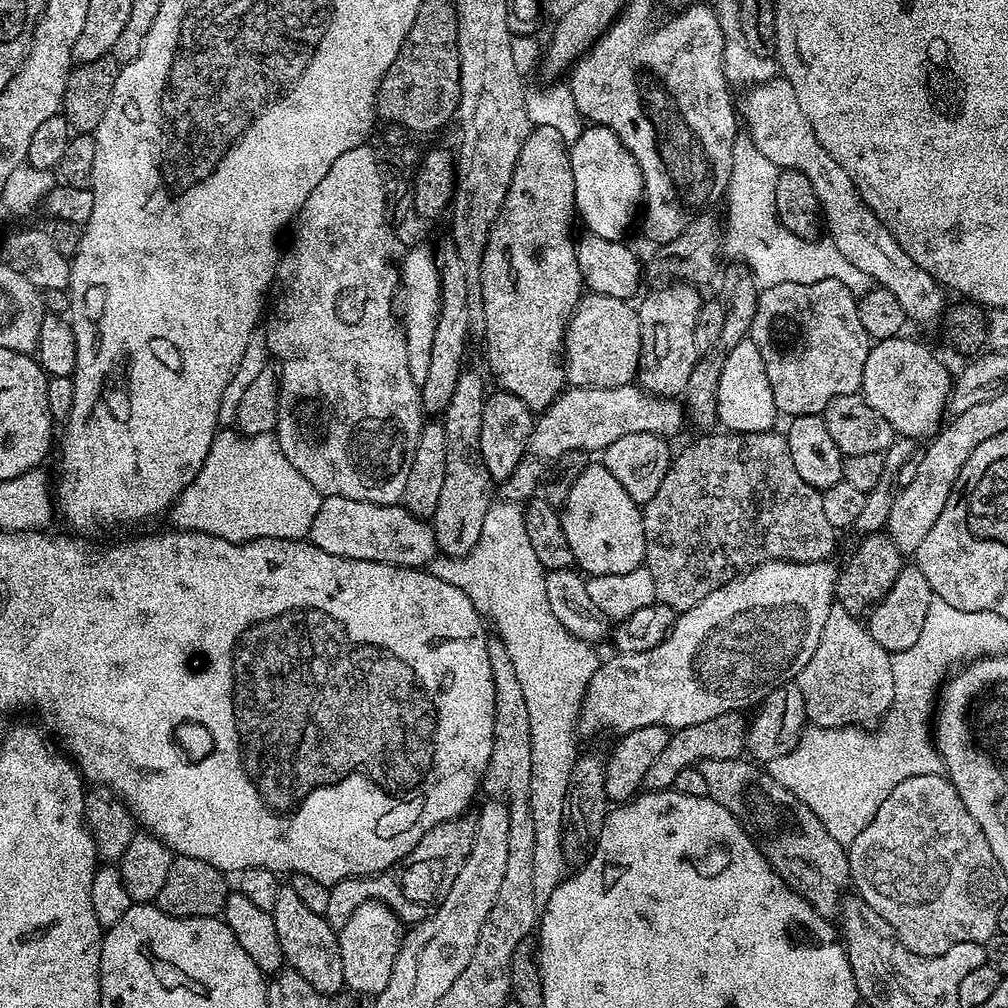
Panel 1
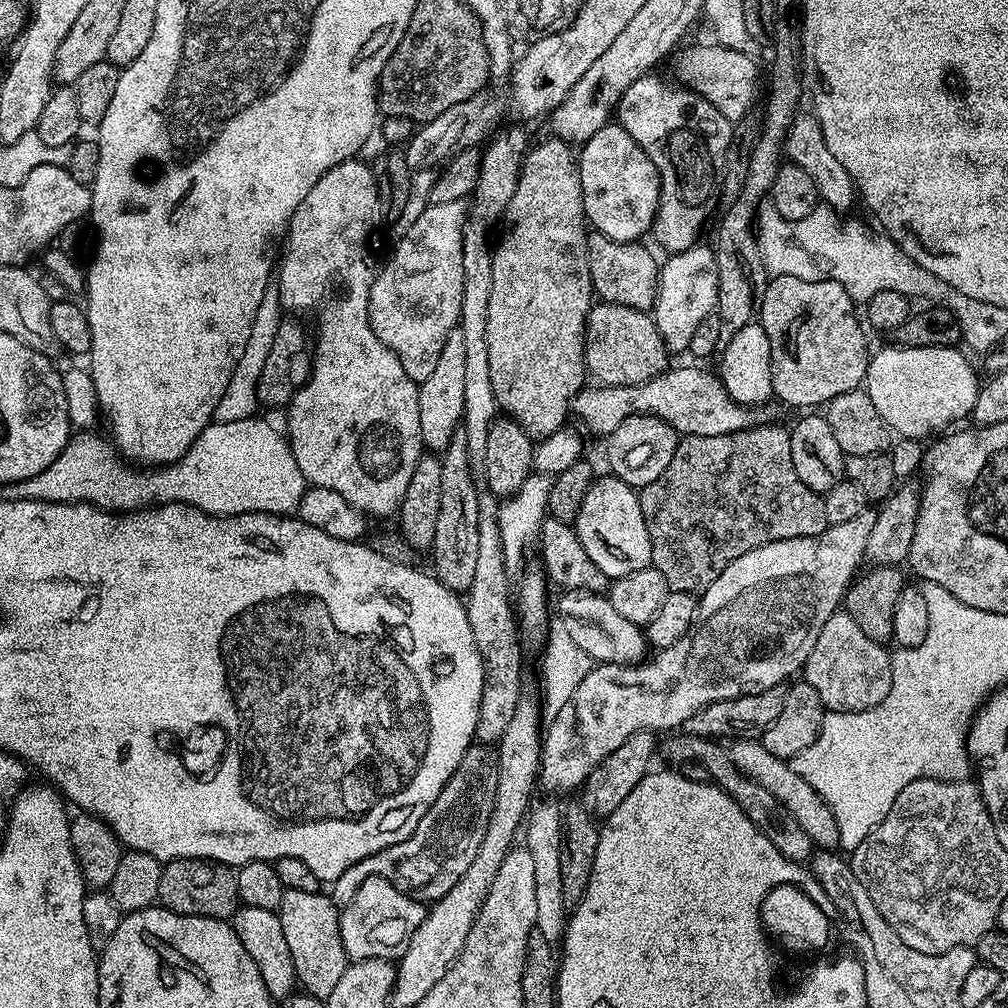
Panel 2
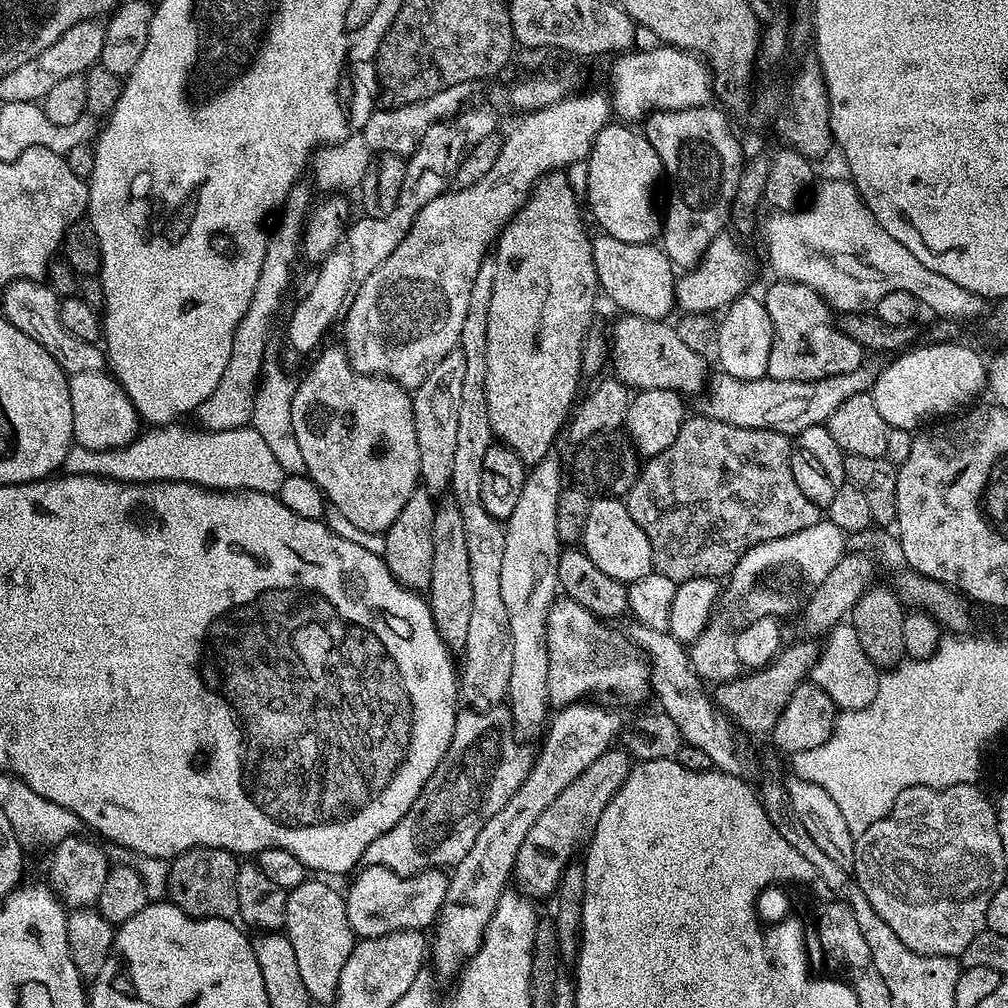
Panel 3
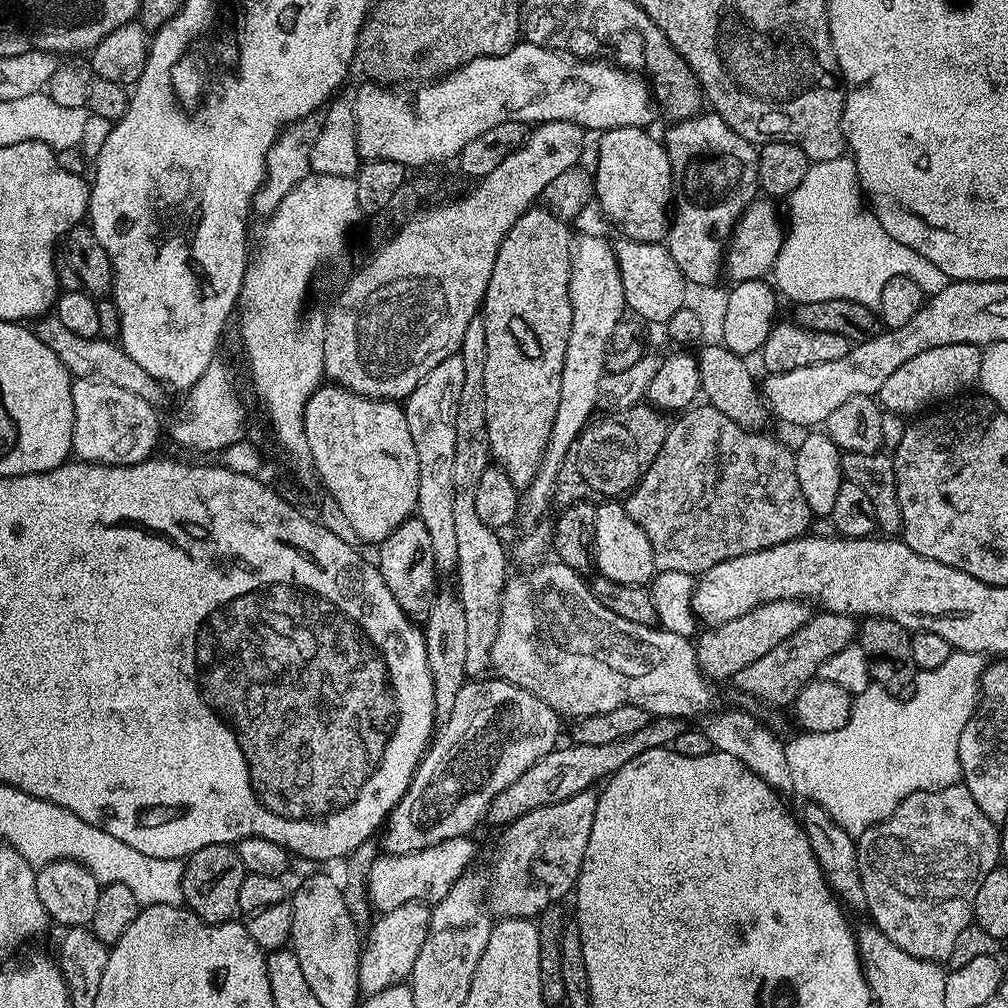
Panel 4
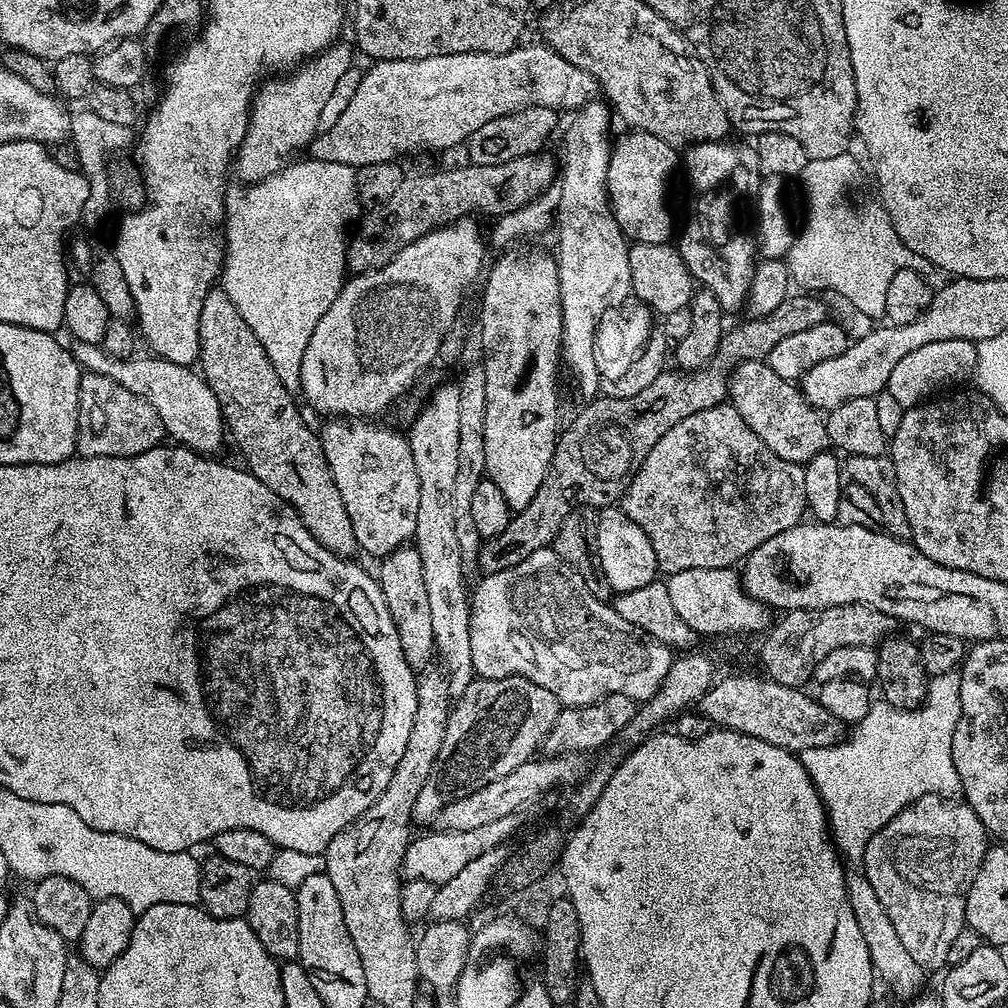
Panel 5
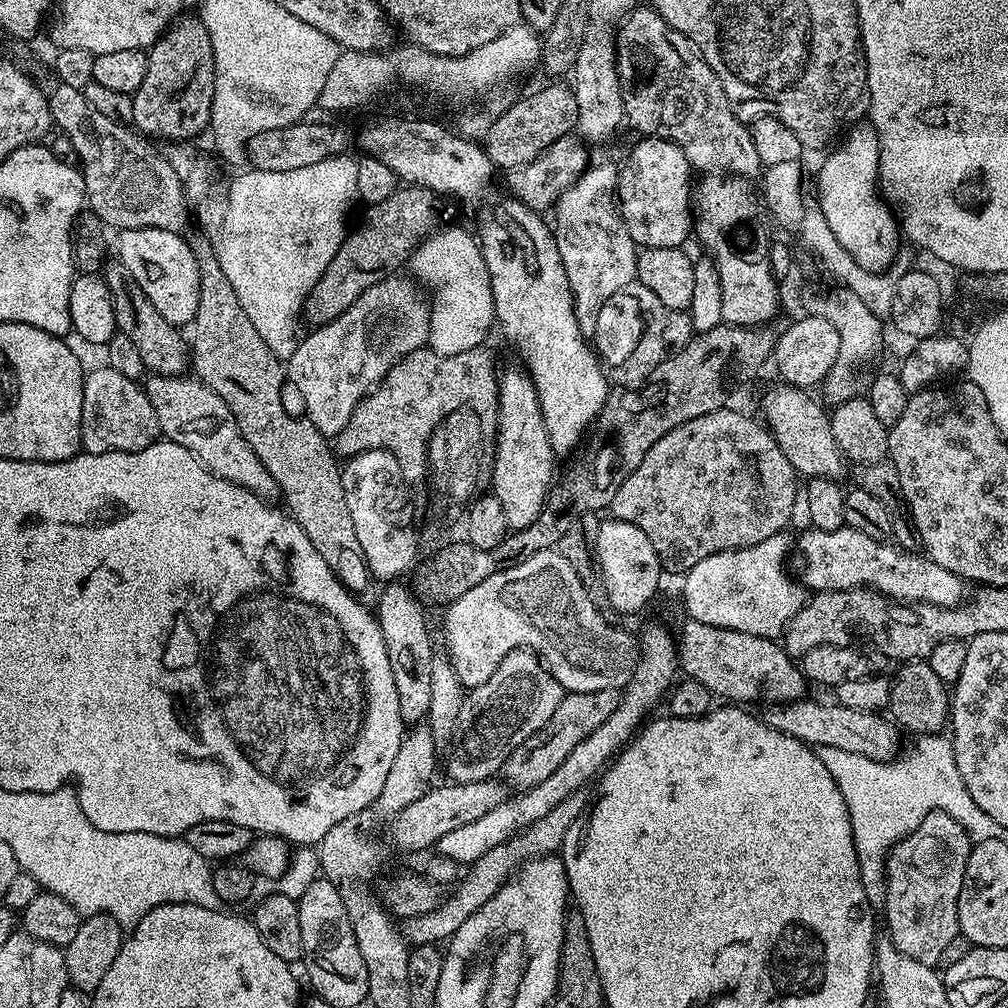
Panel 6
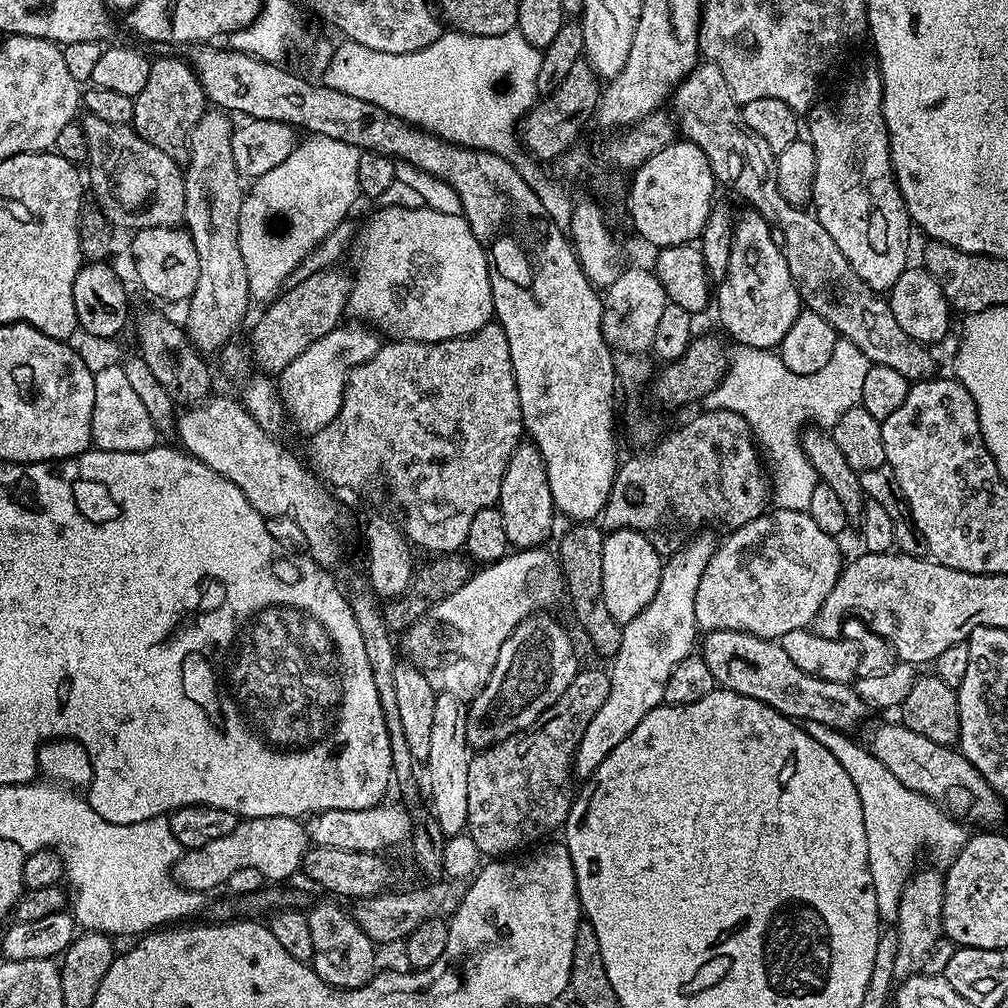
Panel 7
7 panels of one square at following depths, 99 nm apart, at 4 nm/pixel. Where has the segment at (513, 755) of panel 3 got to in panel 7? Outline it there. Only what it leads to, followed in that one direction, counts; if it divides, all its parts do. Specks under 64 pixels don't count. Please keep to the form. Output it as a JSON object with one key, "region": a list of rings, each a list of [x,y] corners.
{"region":[[[536,619],[522,621],[502,642],[486,686],[468,704],[466,738],[472,750],[492,748],[521,735],[574,682],[578,665],[572,657],[572,640],[567,630],[552,620]]]}

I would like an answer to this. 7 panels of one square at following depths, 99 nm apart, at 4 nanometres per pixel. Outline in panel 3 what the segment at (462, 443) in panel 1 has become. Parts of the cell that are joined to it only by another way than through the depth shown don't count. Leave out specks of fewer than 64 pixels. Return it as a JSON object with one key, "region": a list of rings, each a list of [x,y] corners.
{"region":[[[451,498],[445,500],[445,504],[441,503],[434,514],[434,570],[430,570],[430,586],[426,593],[426,599],[428,607],[432,609],[434,626],[438,630],[438,634],[444,639],[445,644],[448,645],[453,653],[460,654],[464,651],[464,647],[466,646],[466,634],[470,630],[470,613],[474,610],[474,590],[470,587],[470,554],[466,551],[466,530],[462,530],[462,510],[458,510],[455,500]]]}

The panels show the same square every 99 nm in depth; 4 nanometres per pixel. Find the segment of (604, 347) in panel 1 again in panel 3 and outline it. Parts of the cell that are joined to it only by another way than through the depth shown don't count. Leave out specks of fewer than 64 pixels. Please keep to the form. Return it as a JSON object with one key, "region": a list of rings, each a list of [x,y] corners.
{"region":[[[627,314],[612,328],[610,336],[610,368],[612,364],[615,378],[632,390],[654,390],[655,388],[675,388],[681,393],[703,393],[710,369],[703,355],[678,338],[675,327],[664,320],[638,318]]]}

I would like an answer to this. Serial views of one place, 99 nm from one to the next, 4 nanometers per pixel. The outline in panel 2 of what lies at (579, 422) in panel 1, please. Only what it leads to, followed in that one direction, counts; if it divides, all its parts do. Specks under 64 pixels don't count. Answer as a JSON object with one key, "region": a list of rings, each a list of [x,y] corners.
{"region":[[[672,366],[644,384],[617,388],[592,387],[596,388],[588,386],[581,390],[573,399],[570,409],[571,415],[580,419],[579,427],[588,436],[590,434],[607,438],[631,416],[656,416],[659,420],[666,420],[681,437],[730,434],[740,432],[743,428],[755,428],[756,425],[769,423],[770,420],[767,407],[748,407],[734,402],[719,375],[712,373],[711,376],[700,368]]]}

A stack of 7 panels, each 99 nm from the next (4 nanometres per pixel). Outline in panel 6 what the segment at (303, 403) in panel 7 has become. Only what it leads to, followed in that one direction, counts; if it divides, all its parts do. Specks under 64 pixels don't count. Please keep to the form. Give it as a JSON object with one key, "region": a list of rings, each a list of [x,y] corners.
{"region":[[[393,274],[379,280],[360,295],[358,302],[354,302],[350,310],[338,314],[338,318],[334,318],[329,324],[313,327],[312,333],[308,337],[305,335],[297,343],[294,354],[286,362],[287,379],[304,399],[303,415],[324,436],[337,436],[346,422],[350,422],[361,400],[384,381],[390,369],[402,358],[406,358],[406,354],[428,344],[428,331],[432,325],[429,297],[415,279],[400,275],[404,274]]]}

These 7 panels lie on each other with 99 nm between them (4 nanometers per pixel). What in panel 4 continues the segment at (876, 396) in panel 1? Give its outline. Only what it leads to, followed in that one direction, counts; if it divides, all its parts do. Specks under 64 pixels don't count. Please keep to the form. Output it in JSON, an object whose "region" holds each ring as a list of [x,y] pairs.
{"region":[[[951,344],[926,350],[926,354],[910,358],[906,366],[898,366],[898,370],[894,370],[890,378],[886,378],[886,383],[878,393],[879,403],[889,412],[909,414],[908,412],[919,413],[927,409],[927,404],[932,399],[947,401],[949,398],[959,397],[963,388],[975,385],[979,381],[981,355],[981,349],[975,344]]]}

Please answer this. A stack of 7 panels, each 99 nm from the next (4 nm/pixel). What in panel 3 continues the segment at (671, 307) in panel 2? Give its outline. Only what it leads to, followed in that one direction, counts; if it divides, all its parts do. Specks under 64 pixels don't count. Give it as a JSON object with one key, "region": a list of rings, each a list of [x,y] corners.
{"region":[[[727,231],[720,232],[718,238],[714,238],[714,242],[710,242],[700,263],[695,268],[687,269],[677,279],[676,303],[681,313],[716,314],[749,291],[748,283],[752,280],[752,260],[744,253],[743,246],[735,240],[737,237],[728,235]]]}

